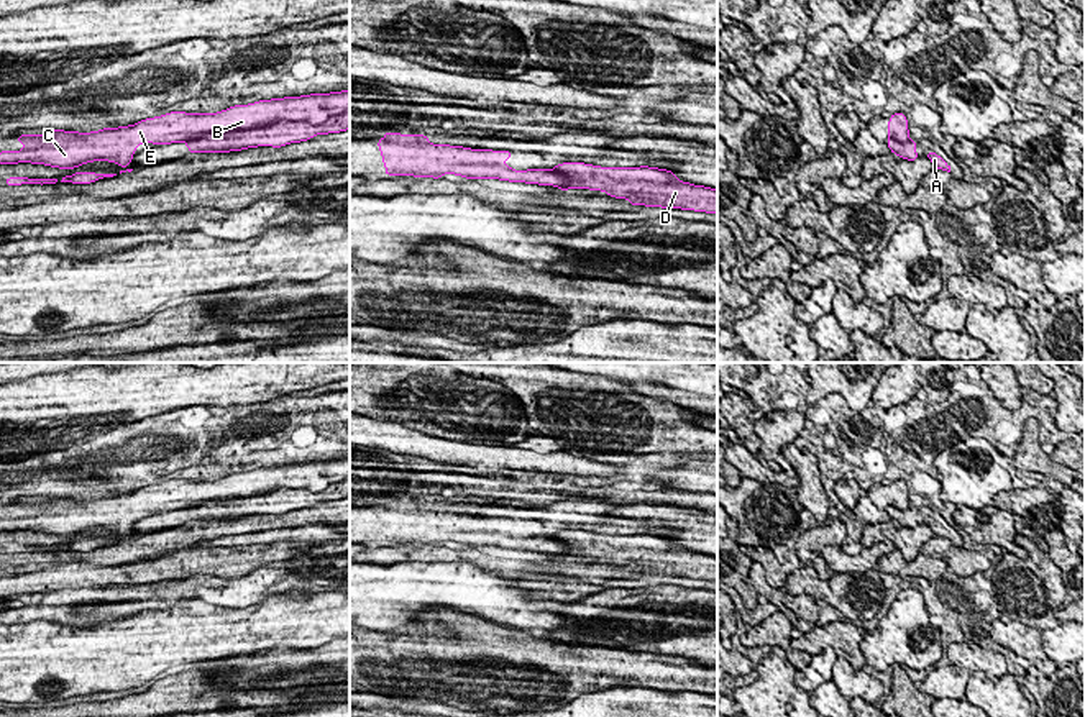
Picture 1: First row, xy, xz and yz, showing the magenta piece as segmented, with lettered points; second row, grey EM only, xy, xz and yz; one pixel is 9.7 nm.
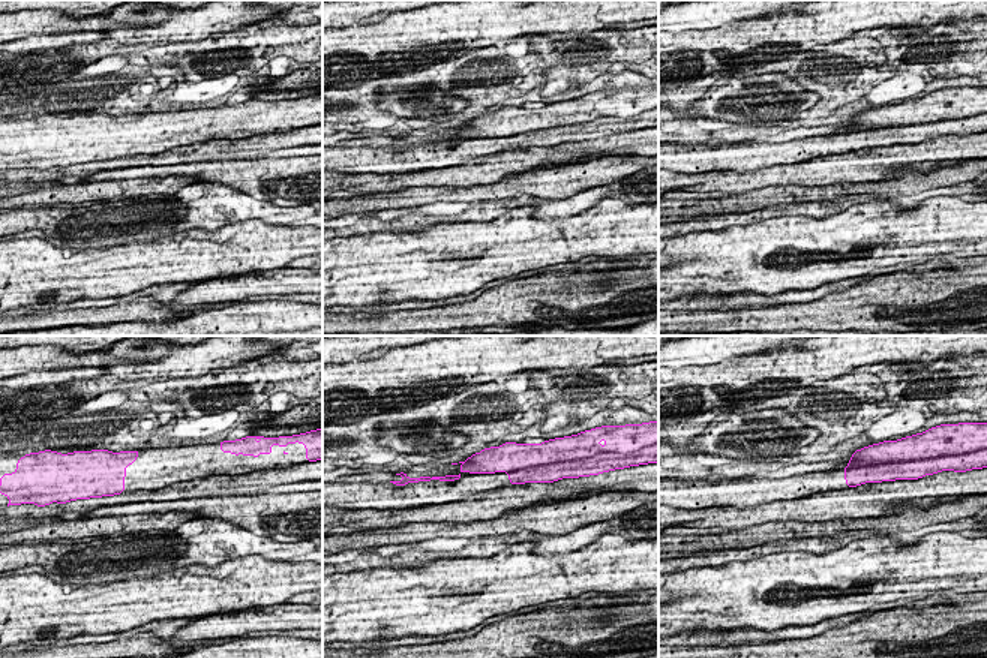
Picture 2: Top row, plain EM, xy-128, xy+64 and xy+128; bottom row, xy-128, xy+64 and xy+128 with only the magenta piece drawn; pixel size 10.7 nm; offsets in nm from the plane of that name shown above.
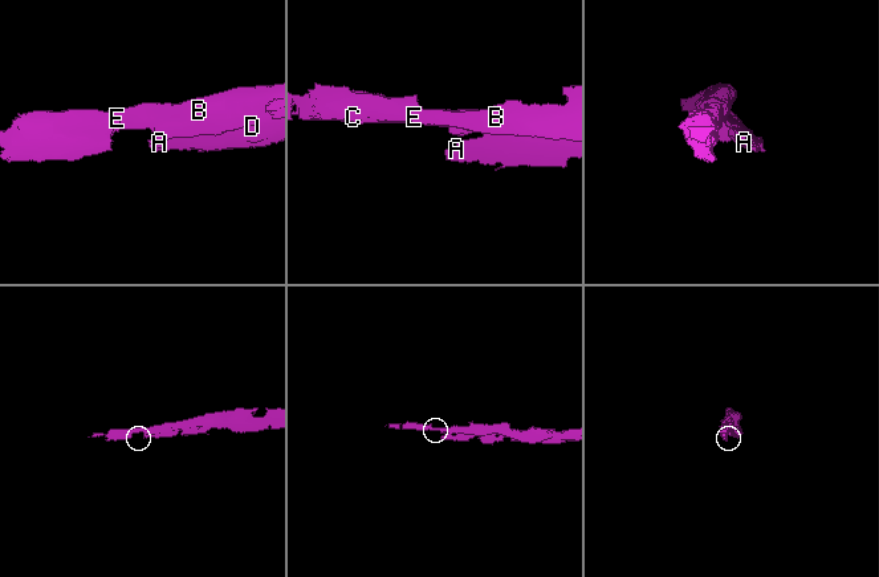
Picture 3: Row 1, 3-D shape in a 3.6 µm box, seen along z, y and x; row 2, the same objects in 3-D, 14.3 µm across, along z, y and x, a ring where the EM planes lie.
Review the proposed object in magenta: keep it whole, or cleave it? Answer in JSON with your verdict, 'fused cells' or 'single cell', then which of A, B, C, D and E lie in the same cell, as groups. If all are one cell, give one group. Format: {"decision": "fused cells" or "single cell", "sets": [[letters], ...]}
{"decision": "fused cells", "sets": [["A", "D"], ["B", "C", "E"]]}

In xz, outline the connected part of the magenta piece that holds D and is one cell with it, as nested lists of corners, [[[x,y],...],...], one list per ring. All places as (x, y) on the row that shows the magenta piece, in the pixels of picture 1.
[[[561,162],[553,171],[570,180],[558,187],[601,190],[630,205],[681,208],[717,213],[717,190],[680,180],[675,172],[658,167],[601,167],[584,162]]]

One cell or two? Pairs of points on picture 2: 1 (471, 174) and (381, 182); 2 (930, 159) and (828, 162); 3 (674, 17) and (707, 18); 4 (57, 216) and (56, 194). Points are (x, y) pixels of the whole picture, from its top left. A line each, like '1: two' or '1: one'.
1: one
2: one
3: one
4: two

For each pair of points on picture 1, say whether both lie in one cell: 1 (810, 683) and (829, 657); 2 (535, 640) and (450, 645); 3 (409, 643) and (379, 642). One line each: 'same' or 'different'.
1: same
2: different
3: same

